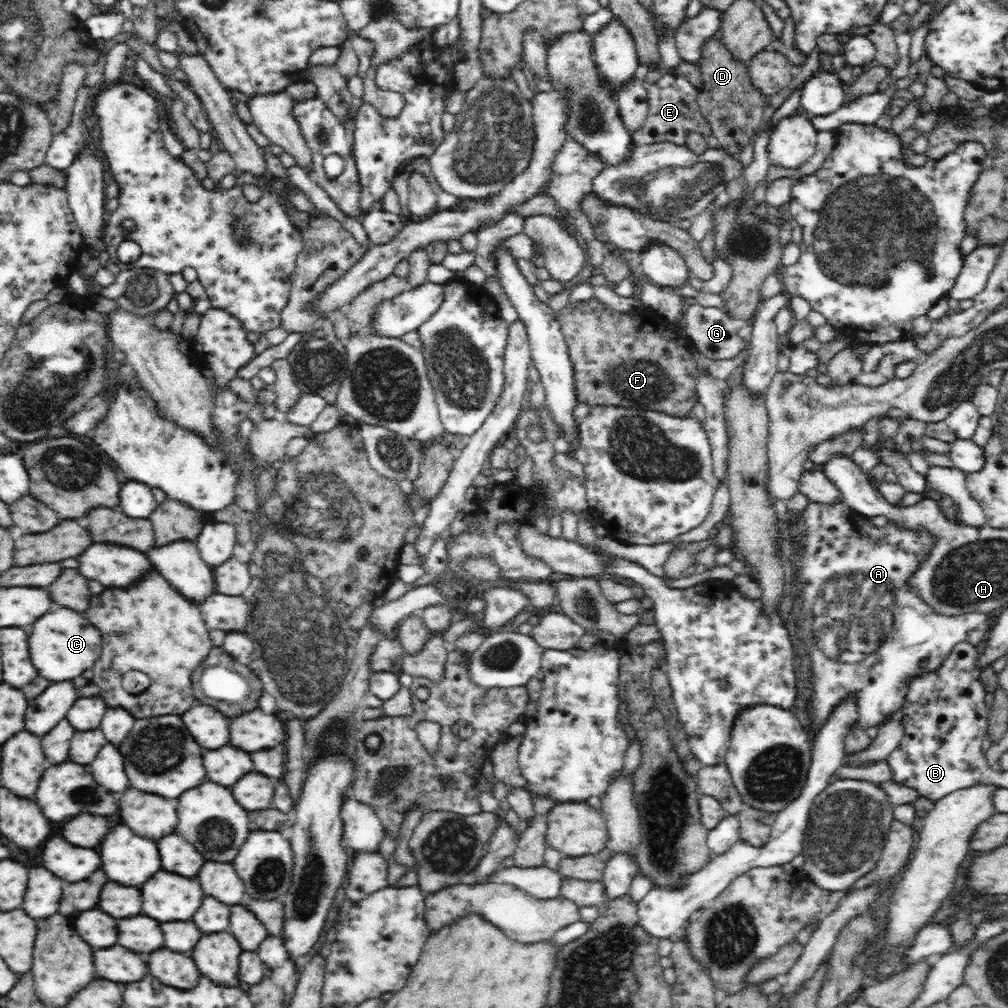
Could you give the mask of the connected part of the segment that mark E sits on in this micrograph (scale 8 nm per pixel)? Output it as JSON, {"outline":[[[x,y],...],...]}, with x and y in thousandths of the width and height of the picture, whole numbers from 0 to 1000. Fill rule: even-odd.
{"outline":[[[665,71],[647,82],[641,92],[644,112],[637,127],[626,133],[629,142],[635,144],[662,140],[679,144],[685,131],[691,131],[696,135],[706,132],[704,122],[693,104],[693,90],[682,76]]]}

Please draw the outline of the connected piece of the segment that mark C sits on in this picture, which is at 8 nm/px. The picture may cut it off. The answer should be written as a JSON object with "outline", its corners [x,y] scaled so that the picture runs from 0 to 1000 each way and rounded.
{"outline":[[[60,603],[56,607],[48,607],[48,611],[42,611],[36,615],[30,627],[30,651],[32,657],[36,659],[36,665],[40,671],[54,675],[54,677],[63,677],[79,671],[83,665],[91,663],[95,655],[102,651],[101,629],[95,621],[89,619],[87,613],[83,613],[75,604]]]}

